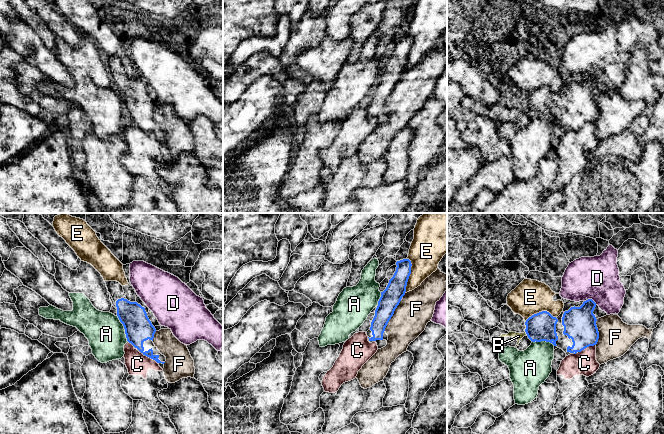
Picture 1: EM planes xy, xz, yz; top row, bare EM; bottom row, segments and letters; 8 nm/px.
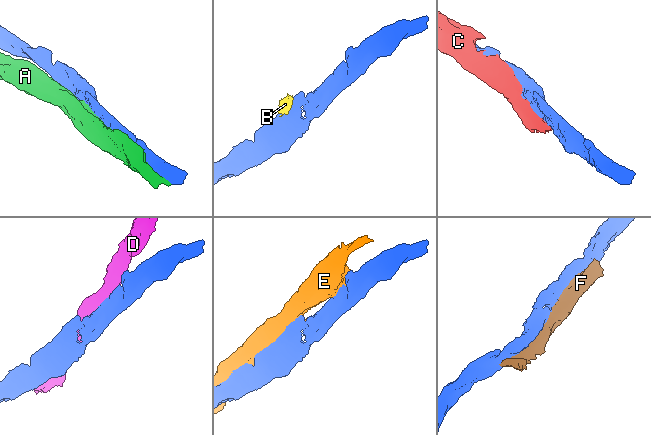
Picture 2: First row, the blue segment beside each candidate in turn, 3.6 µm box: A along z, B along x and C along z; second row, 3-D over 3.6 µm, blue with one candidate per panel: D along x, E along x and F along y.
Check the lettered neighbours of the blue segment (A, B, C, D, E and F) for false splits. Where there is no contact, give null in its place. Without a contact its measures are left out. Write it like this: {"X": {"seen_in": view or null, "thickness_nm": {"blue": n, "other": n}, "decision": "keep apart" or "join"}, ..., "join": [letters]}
{"A": {"seen_in": "xy", "thickness_nm": {"blue": 220, "other": 300}, "decision": "keep apart"}, "B": {"seen_in": "yz", "thickness_nm": {"blue": 220, "other": 60}, "decision": "keep apart"}, "C": {"seen_in": "yz", "thickness_nm": {"blue": 260, "other": 190}, "decision": "keep apart"}, "D": {"seen_in": "yz", "thickness_nm": {"blue": 260, "other": 340}, "decision": "keep apart"}, "E": {"seen_in": "xz", "thickness_nm": {"blue": 160, "other": 280}, "decision": "keep apart"}, "F": {"seen_in": "xz", "thickness_nm": {"blue": 160, "other": 280}, "decision": "keep apart"}, "join": []}

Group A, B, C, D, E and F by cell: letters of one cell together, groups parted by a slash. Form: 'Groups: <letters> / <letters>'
Groups: A / B / C / D / E / F

